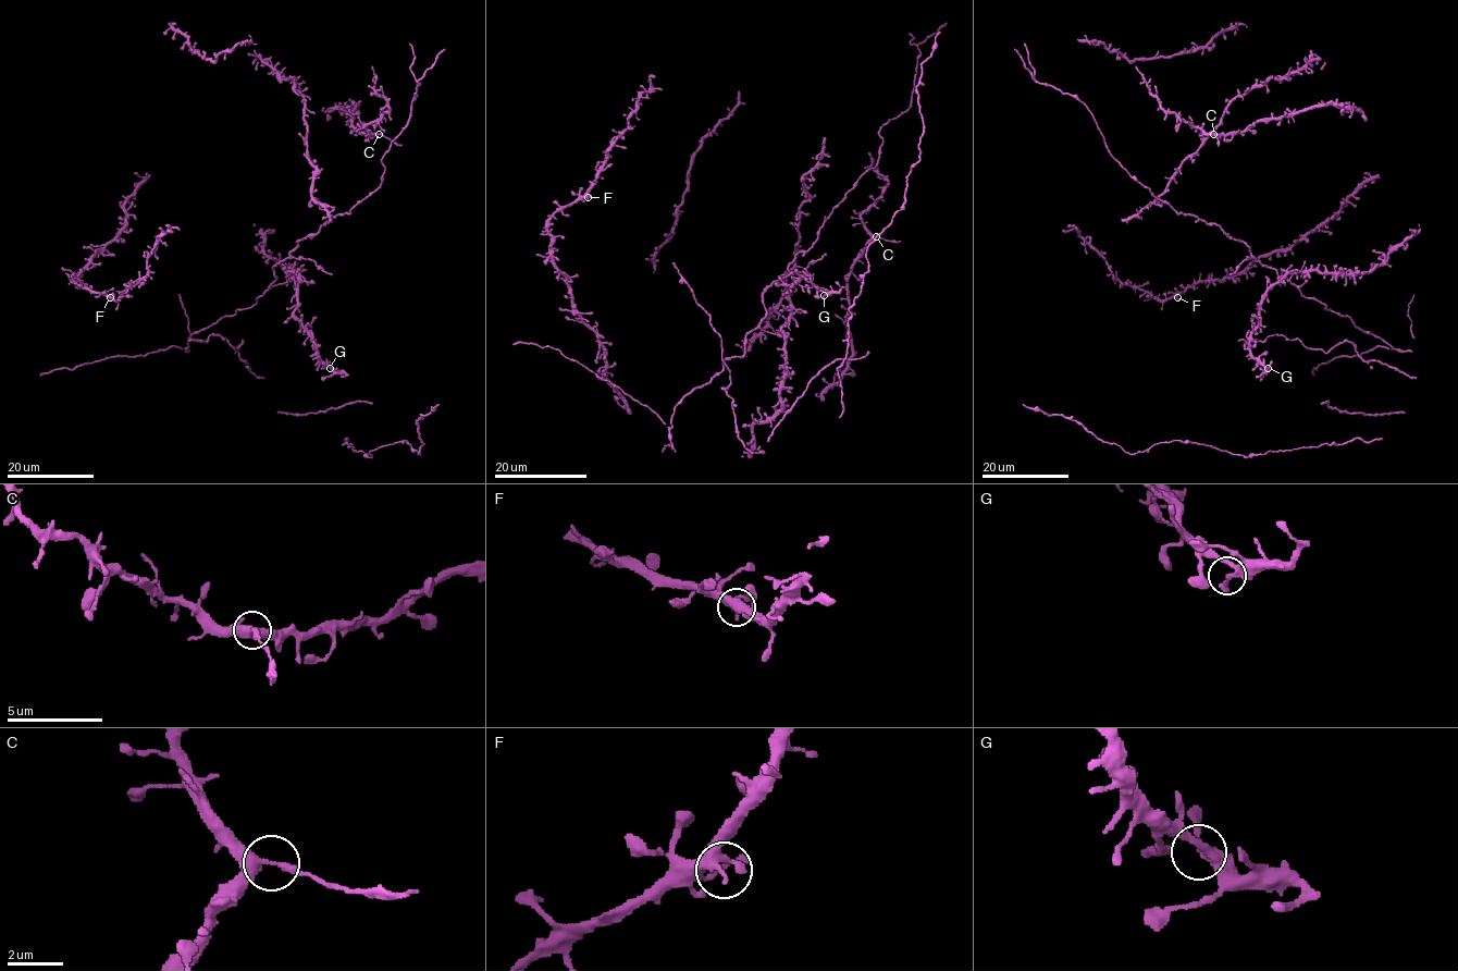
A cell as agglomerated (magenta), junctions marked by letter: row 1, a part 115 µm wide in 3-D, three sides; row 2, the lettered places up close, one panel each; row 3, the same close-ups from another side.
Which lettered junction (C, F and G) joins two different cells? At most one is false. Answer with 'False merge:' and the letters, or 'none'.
False merge: C

